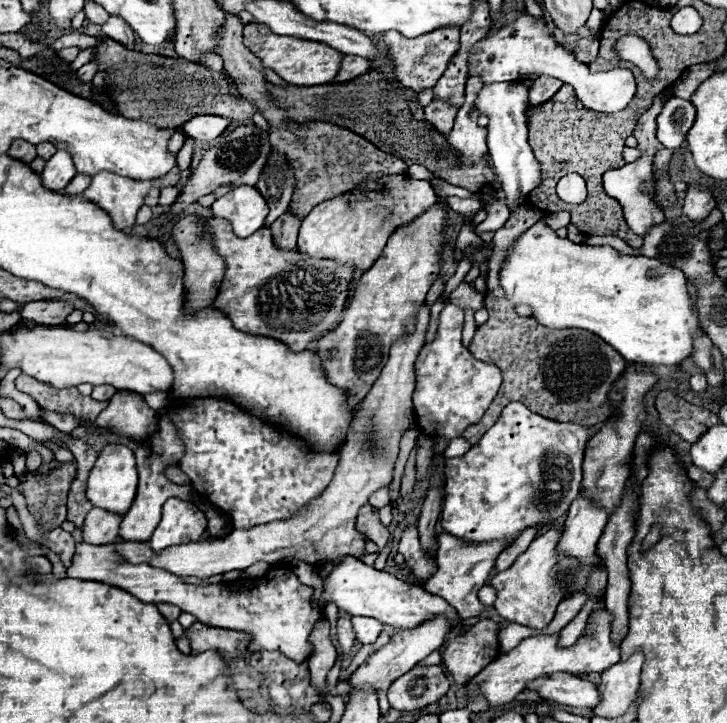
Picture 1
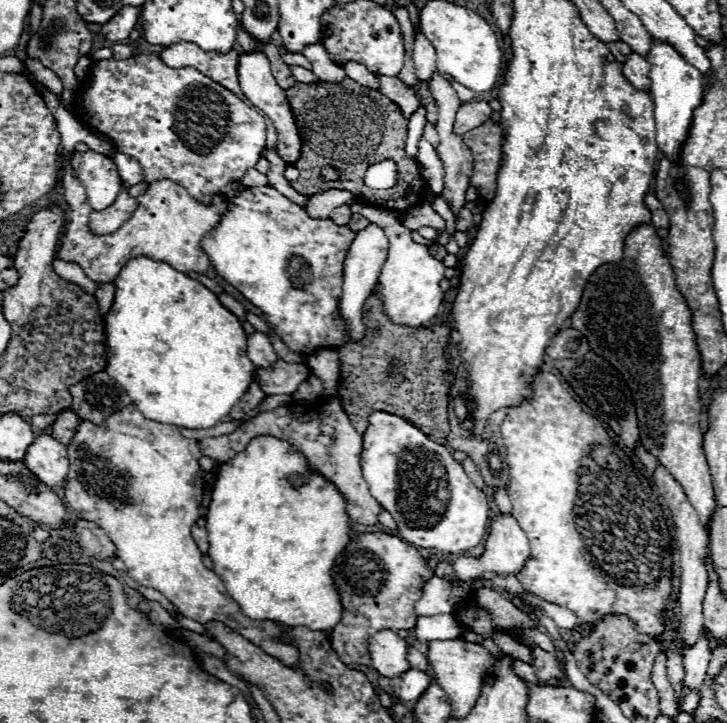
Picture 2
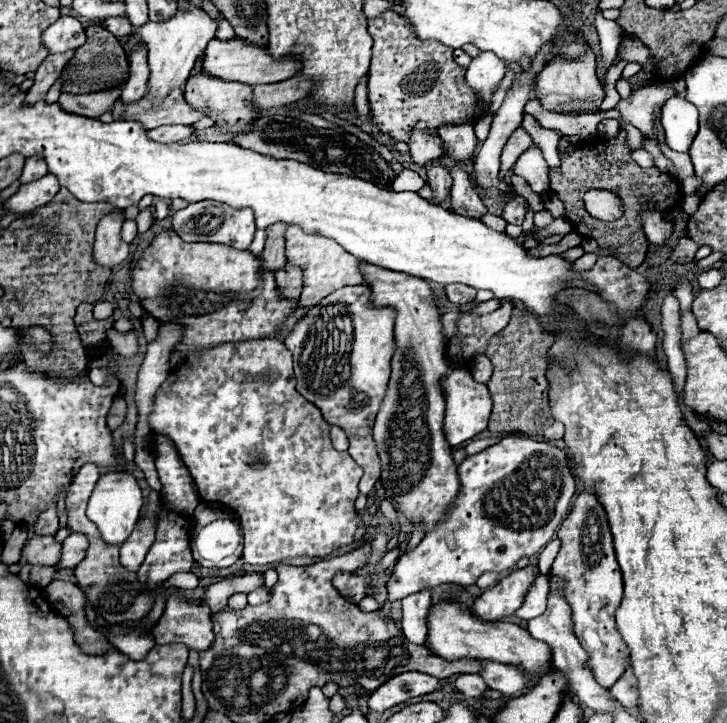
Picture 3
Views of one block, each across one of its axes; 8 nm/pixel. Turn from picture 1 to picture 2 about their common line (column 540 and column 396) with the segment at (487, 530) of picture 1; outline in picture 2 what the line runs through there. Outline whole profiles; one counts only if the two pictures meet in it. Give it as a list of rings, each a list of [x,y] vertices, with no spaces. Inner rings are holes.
[[[388,412],[370,414],[362,438],[362,476],[380,506],[396,520],[398,536],[410,544],[452,554],[482,542],[488,522],[488,500],[442,444],[432,442],[416,426]]]

